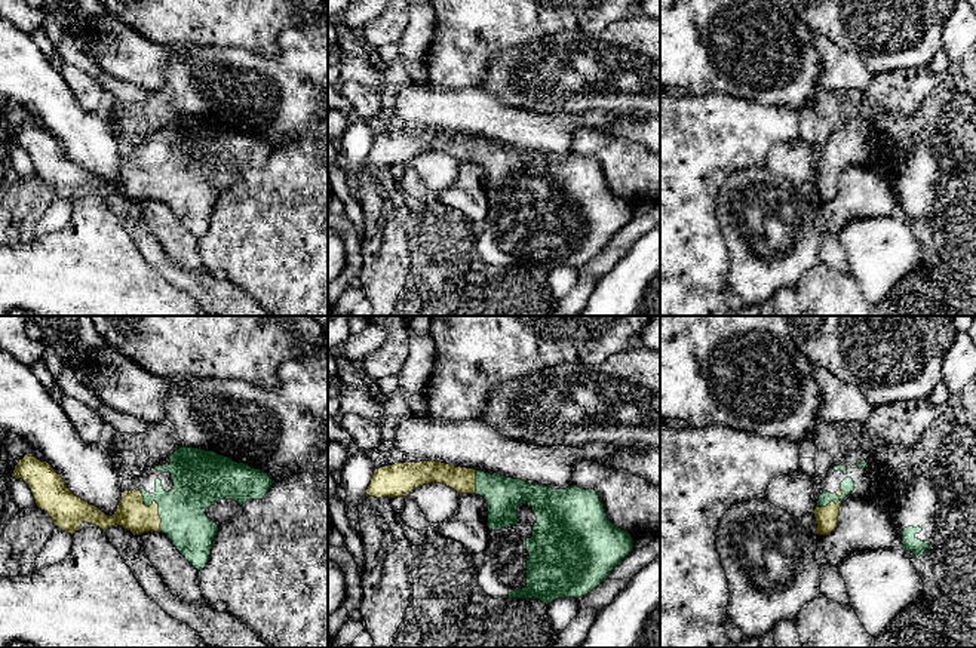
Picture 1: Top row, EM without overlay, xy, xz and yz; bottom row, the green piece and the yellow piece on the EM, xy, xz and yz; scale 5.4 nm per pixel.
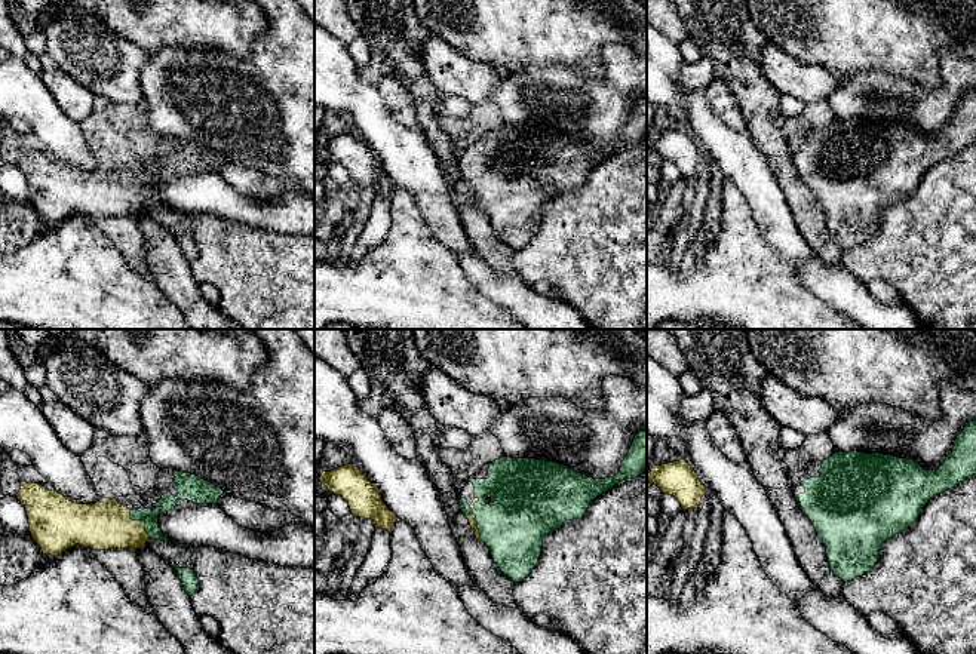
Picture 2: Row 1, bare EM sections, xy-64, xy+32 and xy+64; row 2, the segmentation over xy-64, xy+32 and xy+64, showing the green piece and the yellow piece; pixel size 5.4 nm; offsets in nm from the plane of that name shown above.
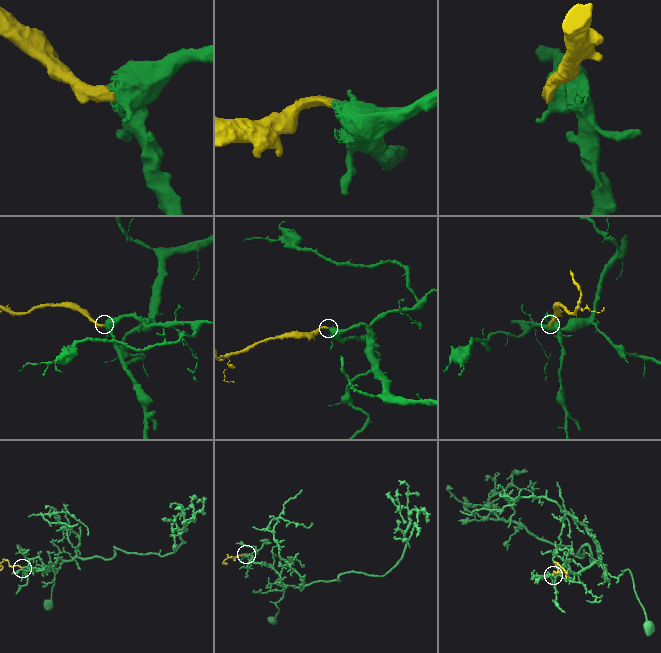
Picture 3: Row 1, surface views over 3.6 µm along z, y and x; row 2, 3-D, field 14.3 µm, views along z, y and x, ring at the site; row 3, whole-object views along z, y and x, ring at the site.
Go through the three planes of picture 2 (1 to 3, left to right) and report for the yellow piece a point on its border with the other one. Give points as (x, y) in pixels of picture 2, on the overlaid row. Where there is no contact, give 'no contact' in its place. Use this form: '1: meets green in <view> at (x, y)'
1: meets green in xy-64 at (141, 519)
2: meets green in xy+32 at (478, 525)
3: no contact

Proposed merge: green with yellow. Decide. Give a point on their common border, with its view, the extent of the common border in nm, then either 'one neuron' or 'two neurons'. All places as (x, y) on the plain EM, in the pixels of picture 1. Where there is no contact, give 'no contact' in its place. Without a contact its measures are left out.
xy (156, 169) | 280 nm | one neuron

